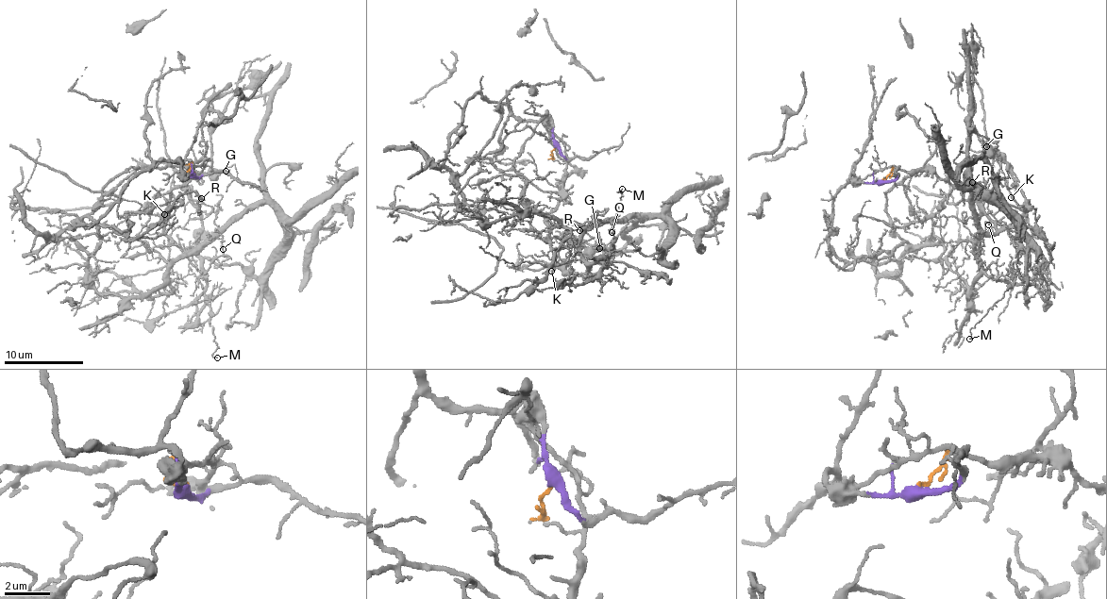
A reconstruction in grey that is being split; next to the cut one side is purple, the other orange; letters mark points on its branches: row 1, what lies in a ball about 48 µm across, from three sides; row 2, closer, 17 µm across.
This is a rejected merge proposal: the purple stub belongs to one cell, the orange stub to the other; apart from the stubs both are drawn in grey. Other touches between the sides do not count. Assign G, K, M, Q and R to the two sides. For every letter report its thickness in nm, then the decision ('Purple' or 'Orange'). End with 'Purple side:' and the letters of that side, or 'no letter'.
G: Thickness 110 nm. Orange
K: Thickness 100 nm. Orange
M: Thickness 100 nm. Orange
Q: Thickness 160 nm. Orange
R: Thickness 130 nm. Orange
Purple side: no letter

